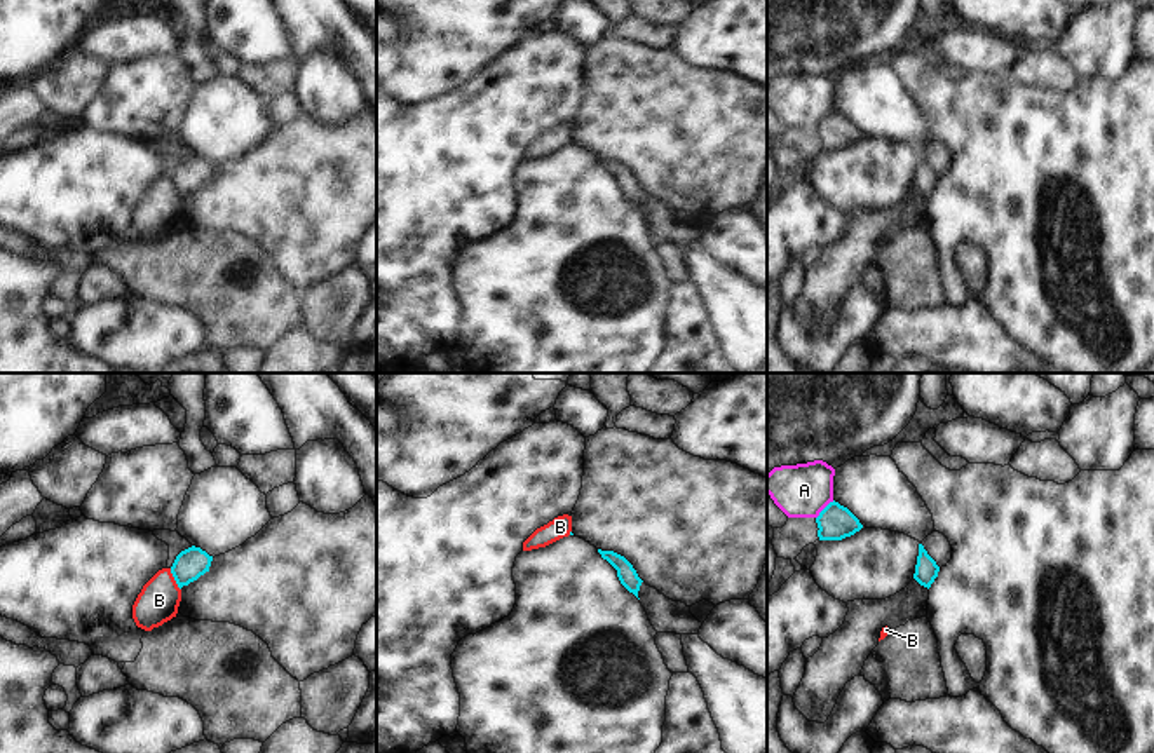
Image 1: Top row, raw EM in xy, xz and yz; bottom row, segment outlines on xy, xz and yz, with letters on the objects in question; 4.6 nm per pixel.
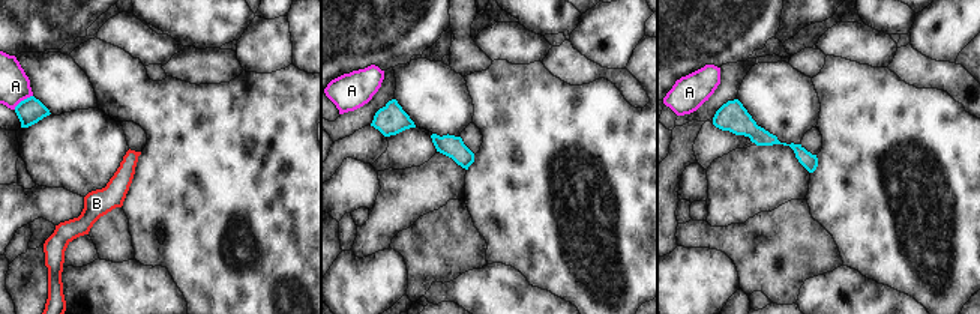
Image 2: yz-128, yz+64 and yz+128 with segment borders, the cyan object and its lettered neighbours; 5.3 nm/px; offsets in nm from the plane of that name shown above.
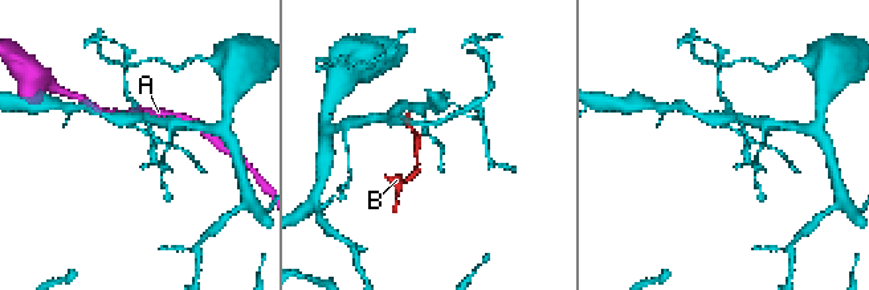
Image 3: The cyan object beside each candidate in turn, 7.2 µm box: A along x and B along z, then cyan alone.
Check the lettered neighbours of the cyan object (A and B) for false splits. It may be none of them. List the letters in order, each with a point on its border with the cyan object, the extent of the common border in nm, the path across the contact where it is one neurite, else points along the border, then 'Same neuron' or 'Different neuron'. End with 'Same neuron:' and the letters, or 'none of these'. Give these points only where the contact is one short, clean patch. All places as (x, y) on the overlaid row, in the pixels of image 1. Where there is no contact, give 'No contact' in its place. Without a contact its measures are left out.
A: Touches cyan at yz (823, 509). Shared border 120 nm. Different neuron
B: Touches cyan at xy (175, 579). Shared border 120 nm. Boundary: xy (169, 569), (180, 590). Different neuron
Same neuron: none of these

